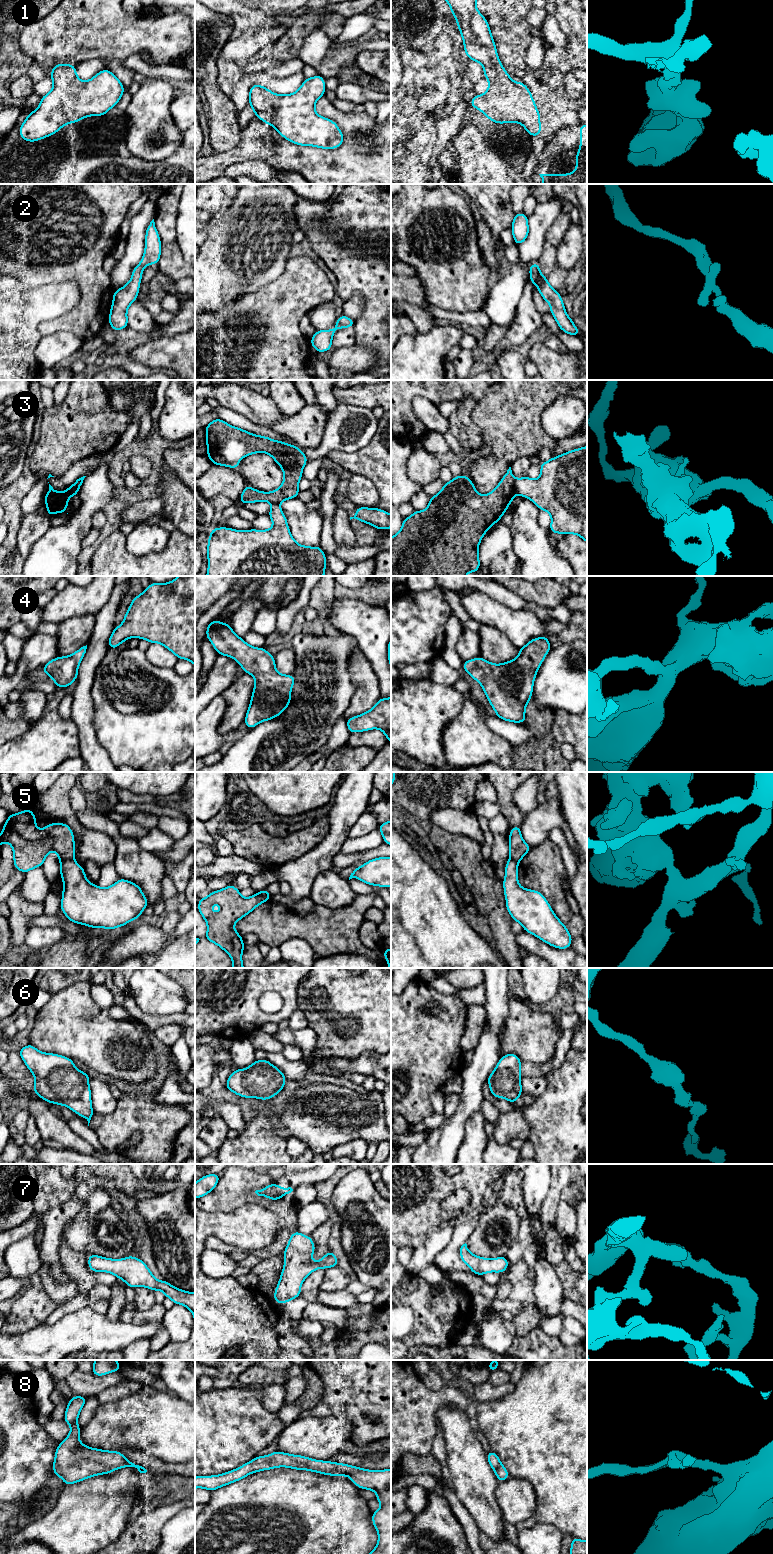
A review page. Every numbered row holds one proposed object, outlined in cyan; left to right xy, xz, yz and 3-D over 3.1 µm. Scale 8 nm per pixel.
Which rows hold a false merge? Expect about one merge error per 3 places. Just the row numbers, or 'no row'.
3, 5

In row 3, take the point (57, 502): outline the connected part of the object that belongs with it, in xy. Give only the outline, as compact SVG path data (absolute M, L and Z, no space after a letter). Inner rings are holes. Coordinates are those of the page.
M49 484L49 490L43 499L47 506L47 516L51 516L55 513L67 513L66 508L68 507L68 498L75 495L78 496L78 494L71 491L72 486L73 485L63 492L57 492Z

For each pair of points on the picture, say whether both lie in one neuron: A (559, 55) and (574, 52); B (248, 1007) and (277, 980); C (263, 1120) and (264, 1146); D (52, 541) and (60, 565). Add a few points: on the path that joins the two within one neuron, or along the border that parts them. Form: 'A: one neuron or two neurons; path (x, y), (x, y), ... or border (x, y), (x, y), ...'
A: one neuron; path (563, 55), (570, 55)
B: one neuron; path (249, 998), (268, 980)
C: one neuron; path (263, 1126), (263, 1140)
D: one neuron; path (55, 547), (55, 559)

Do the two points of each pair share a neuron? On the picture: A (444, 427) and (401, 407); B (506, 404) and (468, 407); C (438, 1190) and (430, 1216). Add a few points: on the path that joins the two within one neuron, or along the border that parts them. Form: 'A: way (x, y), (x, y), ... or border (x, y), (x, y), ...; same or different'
A: border (416, 395), (412, 399), (412, 411), (428, 430); different
B: border (476, 402), (471, 419), (480, 430); different
C: way (432, 1196), (430, 1198), (430, 1210); same

